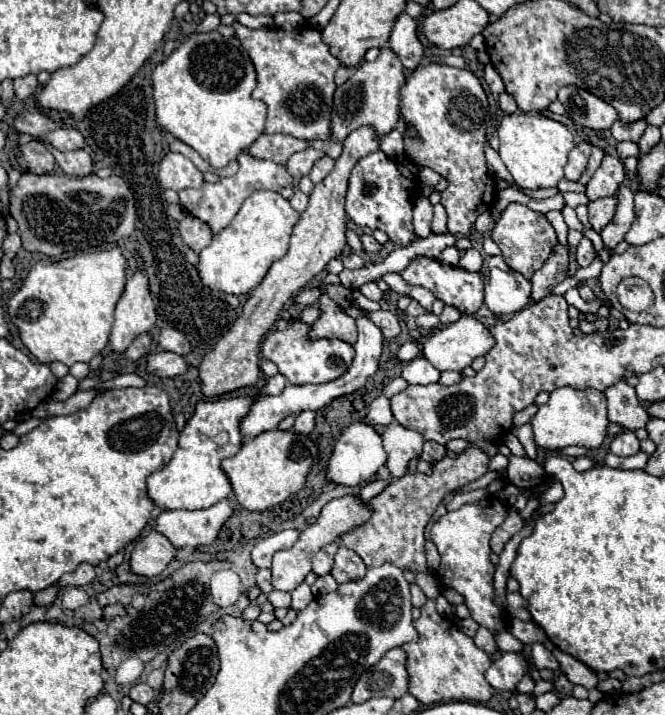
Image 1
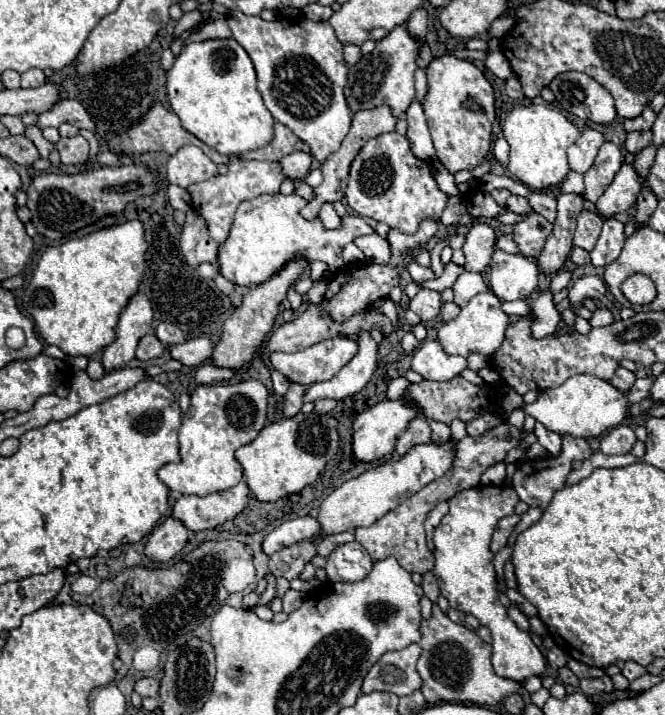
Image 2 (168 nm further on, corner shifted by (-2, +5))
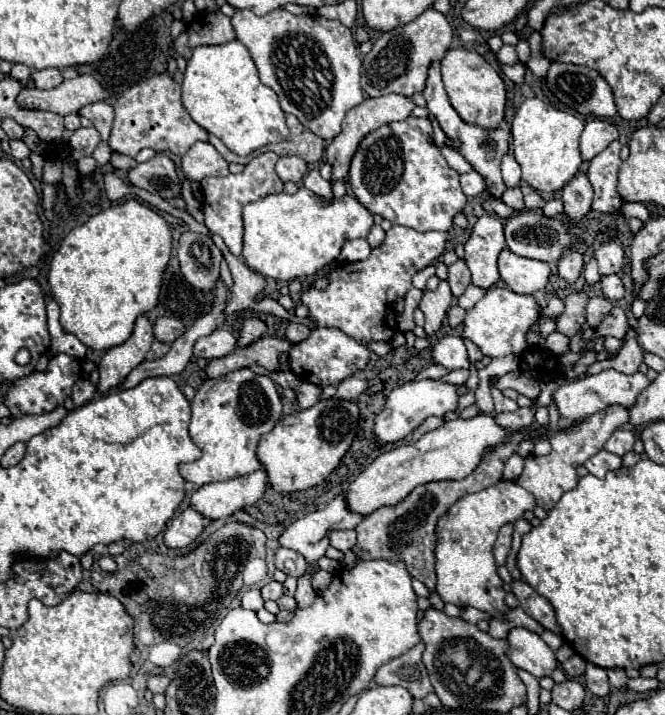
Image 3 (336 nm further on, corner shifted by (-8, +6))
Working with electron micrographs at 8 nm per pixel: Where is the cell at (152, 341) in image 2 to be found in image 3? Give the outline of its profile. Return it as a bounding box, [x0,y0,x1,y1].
[146,341,170,359]

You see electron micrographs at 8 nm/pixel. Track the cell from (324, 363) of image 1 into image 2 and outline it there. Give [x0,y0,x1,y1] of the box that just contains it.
[270,336,356,386]

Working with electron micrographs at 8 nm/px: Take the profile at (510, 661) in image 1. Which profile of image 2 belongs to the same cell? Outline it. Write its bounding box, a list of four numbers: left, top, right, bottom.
[432,486,546,682]

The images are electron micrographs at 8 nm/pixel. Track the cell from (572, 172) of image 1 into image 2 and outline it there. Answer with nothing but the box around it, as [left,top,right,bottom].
[568,128,606,174]

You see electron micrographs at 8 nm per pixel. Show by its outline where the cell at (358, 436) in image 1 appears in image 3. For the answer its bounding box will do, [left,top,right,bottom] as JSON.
[374,379,458,443]

